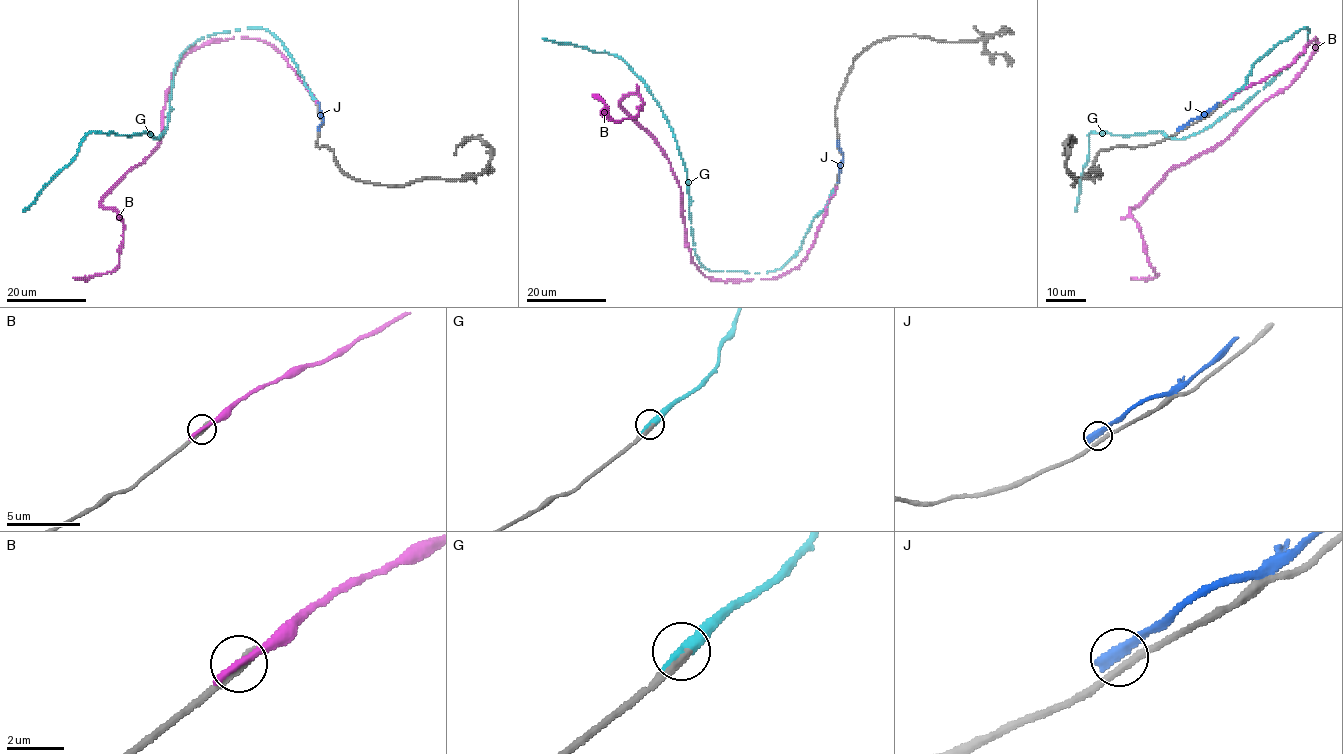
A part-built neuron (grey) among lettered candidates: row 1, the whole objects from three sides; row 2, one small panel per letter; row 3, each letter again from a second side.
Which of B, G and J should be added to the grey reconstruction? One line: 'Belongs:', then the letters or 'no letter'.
Belongs: G

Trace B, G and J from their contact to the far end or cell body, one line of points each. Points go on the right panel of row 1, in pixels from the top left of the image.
B: (1225, 100), (1288, 66), (1316, 38), (1290, 84), (1213, 147), (1174, 165), (1130, 210), (1156, 275), (1131, 278)
G: (1227, 98), (1251, 65), (1309, 29), (1307, 46), (1266, 86), (1186, 137), (1091, 131), (1075, 211)
J: (1180, 129), (1204, 116), (1219, 102)

